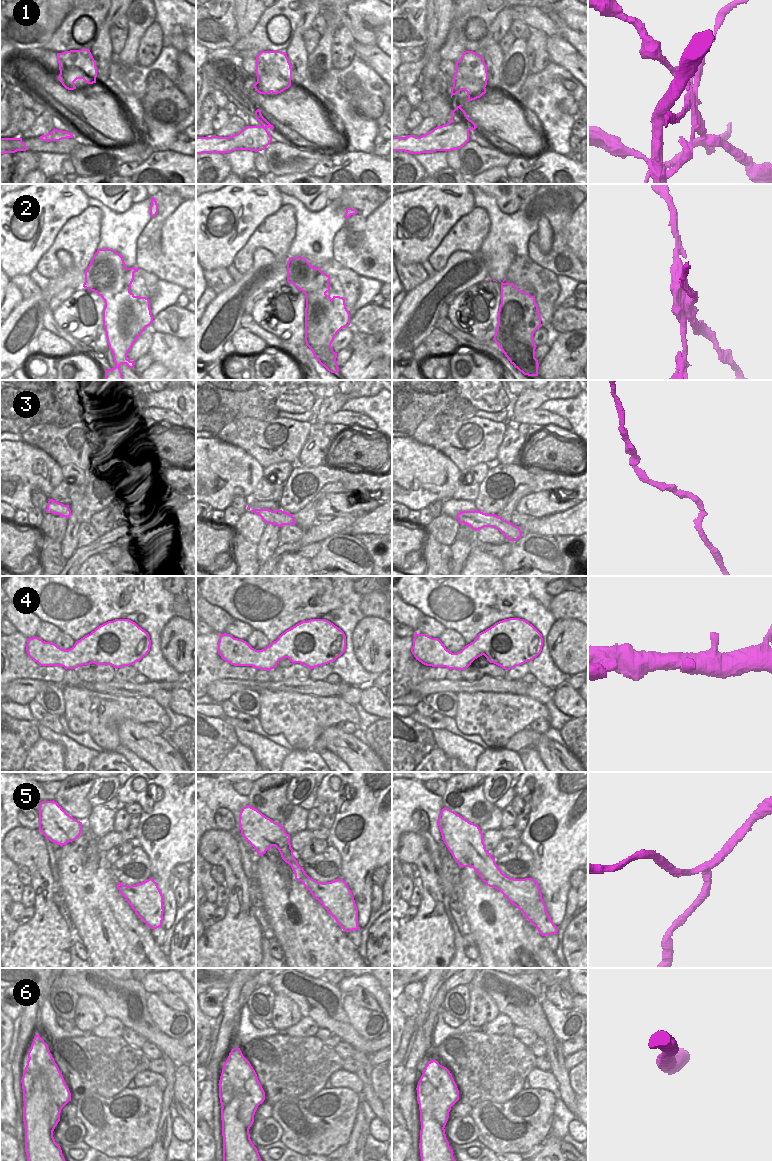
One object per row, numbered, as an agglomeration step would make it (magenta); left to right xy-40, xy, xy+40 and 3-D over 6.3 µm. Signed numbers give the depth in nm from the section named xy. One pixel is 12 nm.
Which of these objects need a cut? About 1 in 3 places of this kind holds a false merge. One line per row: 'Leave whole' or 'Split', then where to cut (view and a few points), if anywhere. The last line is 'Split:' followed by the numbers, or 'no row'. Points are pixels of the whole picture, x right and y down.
1: Split. Split along xy+40 (447, 124), (441, 150)
2: Split. Split along xy (332, 299), (331, 304), (326, 309), (323, 323), (309, 336)
3: Leave whole. No split
4: Leave whole. No split
5: Leave whole. No split
6: Leave whole. No split
Split: 1, 2

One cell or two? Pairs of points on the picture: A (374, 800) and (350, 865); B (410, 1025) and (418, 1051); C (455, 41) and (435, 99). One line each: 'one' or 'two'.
A: one
B: two
C: two

